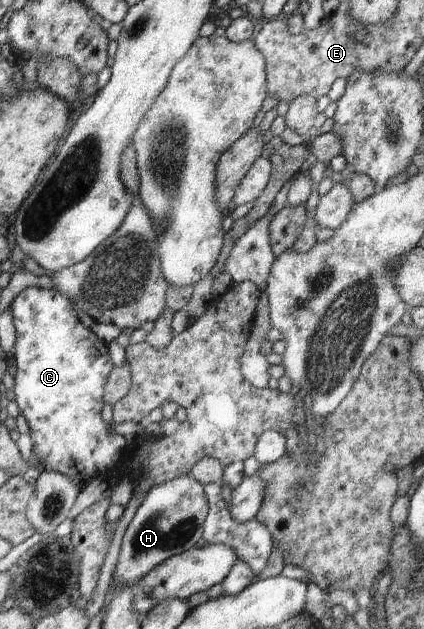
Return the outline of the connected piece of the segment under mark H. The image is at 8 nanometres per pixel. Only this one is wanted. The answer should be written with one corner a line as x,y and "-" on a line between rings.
189,474
182,475
150,488
126,529
116,570
114,583
120,587
136,587
138,581
148,575
173,555
184,553
200,541
203,523
208,513
208,499
204,486

